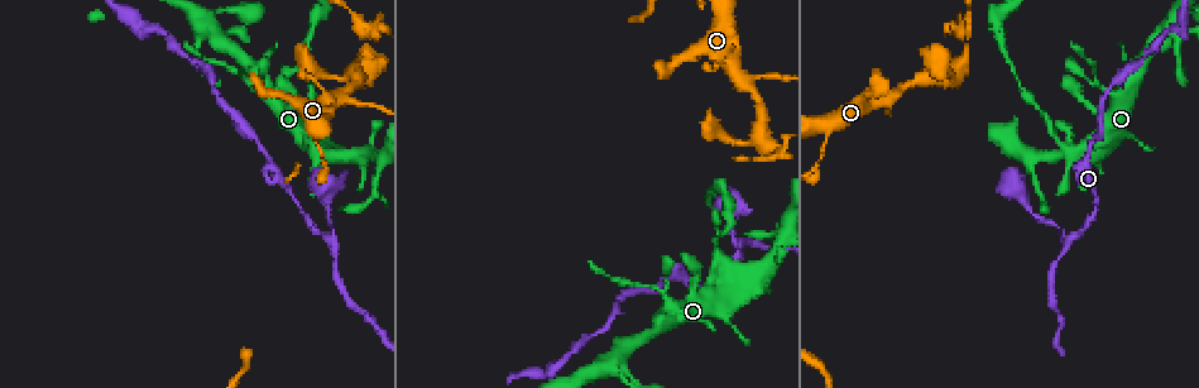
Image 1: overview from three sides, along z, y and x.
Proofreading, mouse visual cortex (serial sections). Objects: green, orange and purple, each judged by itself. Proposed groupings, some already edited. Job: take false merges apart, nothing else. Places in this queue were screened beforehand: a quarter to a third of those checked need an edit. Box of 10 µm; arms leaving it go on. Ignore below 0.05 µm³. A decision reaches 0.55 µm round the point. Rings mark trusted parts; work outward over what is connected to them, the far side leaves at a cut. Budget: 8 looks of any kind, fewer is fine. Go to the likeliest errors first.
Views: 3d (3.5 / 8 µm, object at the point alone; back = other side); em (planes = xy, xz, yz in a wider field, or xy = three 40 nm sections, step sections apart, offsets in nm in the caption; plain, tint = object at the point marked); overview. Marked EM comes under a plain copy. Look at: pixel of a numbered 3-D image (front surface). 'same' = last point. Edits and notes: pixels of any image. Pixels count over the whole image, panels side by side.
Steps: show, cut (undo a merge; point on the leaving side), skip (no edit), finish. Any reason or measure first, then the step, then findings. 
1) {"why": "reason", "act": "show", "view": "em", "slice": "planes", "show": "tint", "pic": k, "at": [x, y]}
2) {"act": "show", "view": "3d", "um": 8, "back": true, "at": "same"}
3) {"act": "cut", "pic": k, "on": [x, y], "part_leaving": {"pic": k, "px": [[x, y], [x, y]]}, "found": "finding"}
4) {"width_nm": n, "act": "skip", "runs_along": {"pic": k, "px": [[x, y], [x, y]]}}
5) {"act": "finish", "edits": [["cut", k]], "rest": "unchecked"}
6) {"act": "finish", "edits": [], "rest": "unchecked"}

{"why": "calibre changes", "act": "show", "view": "3d", "um": 3.5, "pic": 1, "at": [310, 140]}

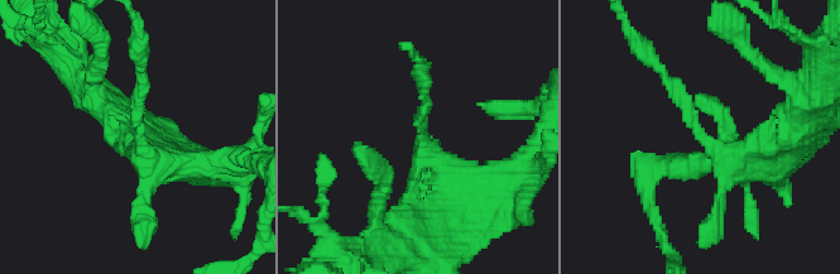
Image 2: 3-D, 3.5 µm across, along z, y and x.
{"why": "need the tissue", "act": "show", "view": "em", "slice": "xy", "step": 2, "show": "tint", "pic": 2, "at": [702, 139]}

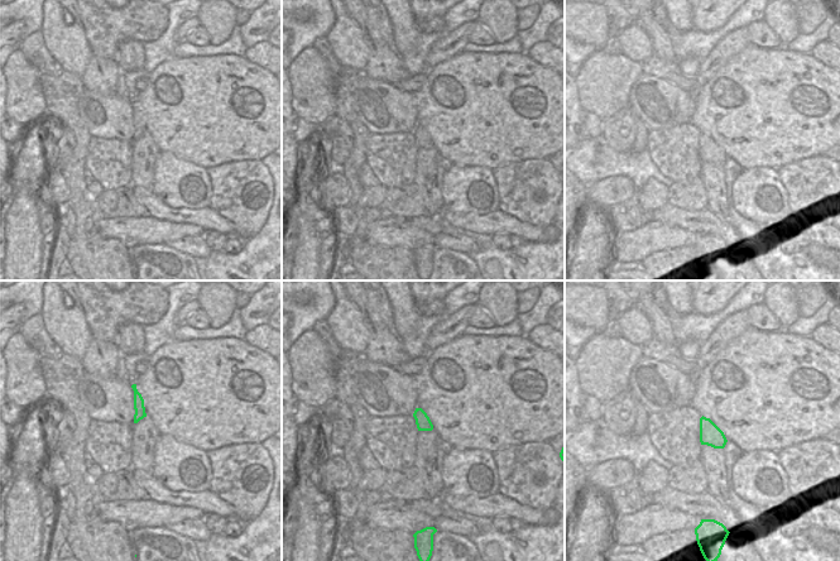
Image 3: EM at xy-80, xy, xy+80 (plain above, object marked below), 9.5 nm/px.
{"act": "show", "view": "em", "slice": "xy", "step": 1, "show": "tint", "at": "same"}

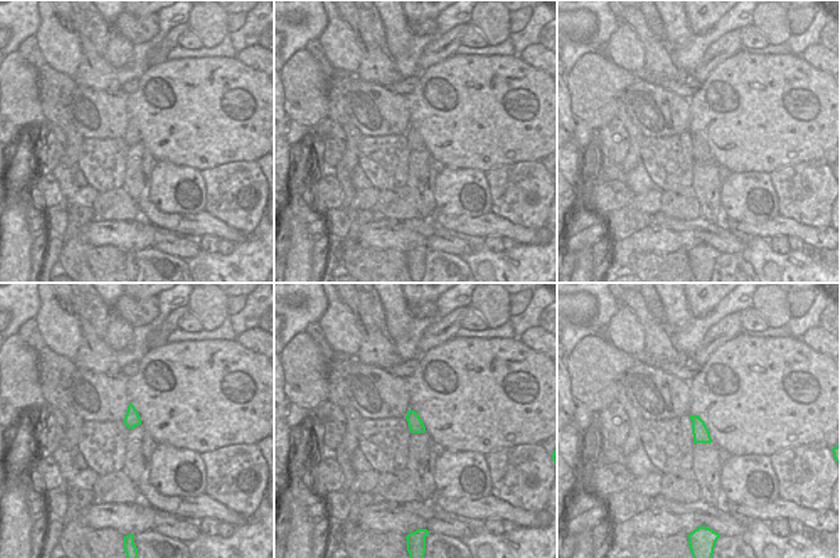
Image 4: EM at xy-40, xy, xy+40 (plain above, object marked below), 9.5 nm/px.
{"act": "cut", "pic": 2, "on": [680, 94], "part_leaving": {"pic": 2, "px": [[700, 134], [677, 91], [628, 29]]}, "found": "two cells meet here"}

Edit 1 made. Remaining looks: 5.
{"why": "calibre changes", "act": "show", "view": "3d", "um": 3.5, "pic": 1, "at": [1100, 88]}

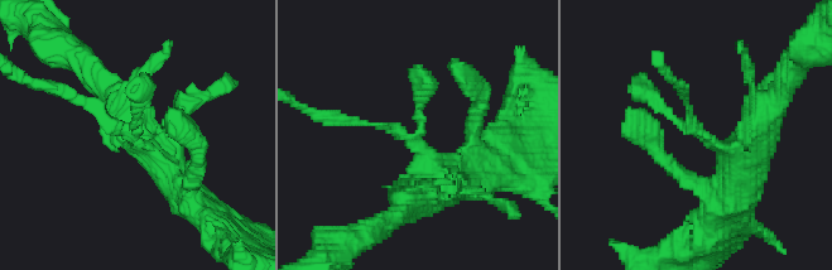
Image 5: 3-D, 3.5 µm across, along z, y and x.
{"act": "show", "view": "em", "slice": "xy", "step": 3, "show": "tint", "pic": 5, "at": [130, 137]}

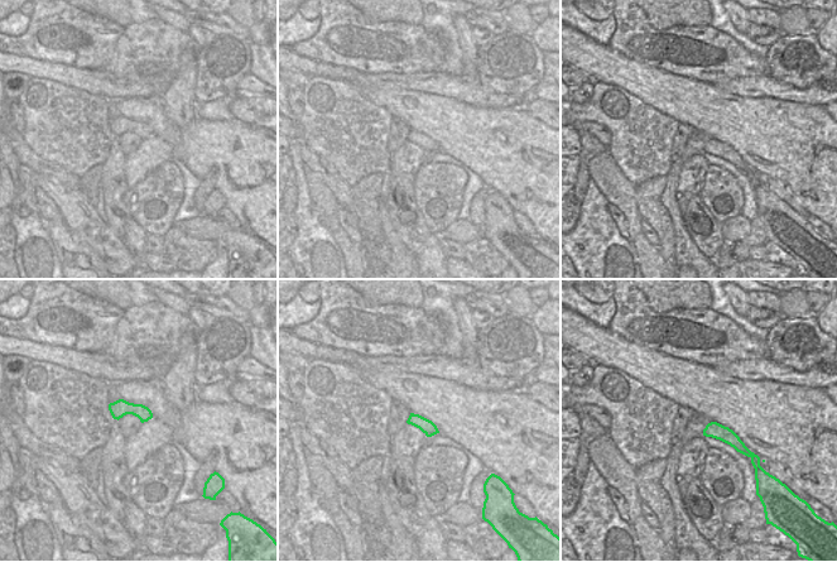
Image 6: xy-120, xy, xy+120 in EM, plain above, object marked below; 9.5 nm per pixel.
{"act": "skip", "runs_along": {"pic": 5, "px": [[178, 181], [158, 154], [66, 92]]}, "found": "continuous, no second cell"}

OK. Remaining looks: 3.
{"why": "three-way junction", "act": "show", "view": "3d", "um": 3.5, "pic": 1, "at": [737, 79]}

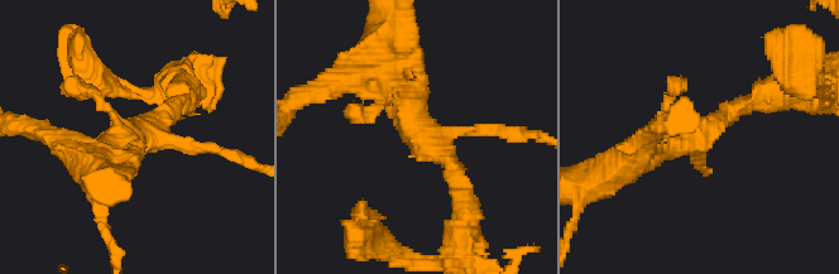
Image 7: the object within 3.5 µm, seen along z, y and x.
{"act": "show", "view": "em", "slice": "xy", "step": 5, "show": "tint", "pic": 7, "at": [420, 136]}

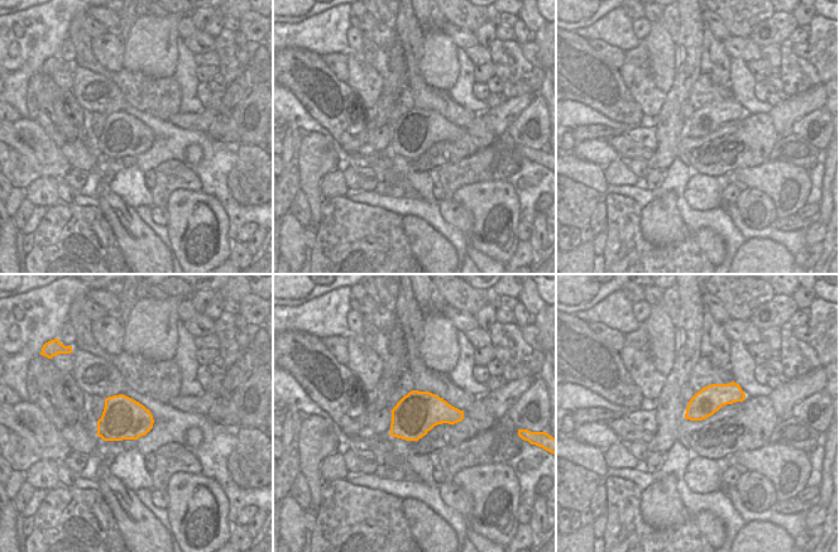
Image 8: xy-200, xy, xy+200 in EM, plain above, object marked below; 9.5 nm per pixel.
{"act": "skip", "runs_along": {"pic": 7, "px": [[387, 72], [465, 196]]}, "found": "continuous, no second cell"}

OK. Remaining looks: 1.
{"act": "finish", "edits": [["cut", 2]], "rest": "unchecked"}

